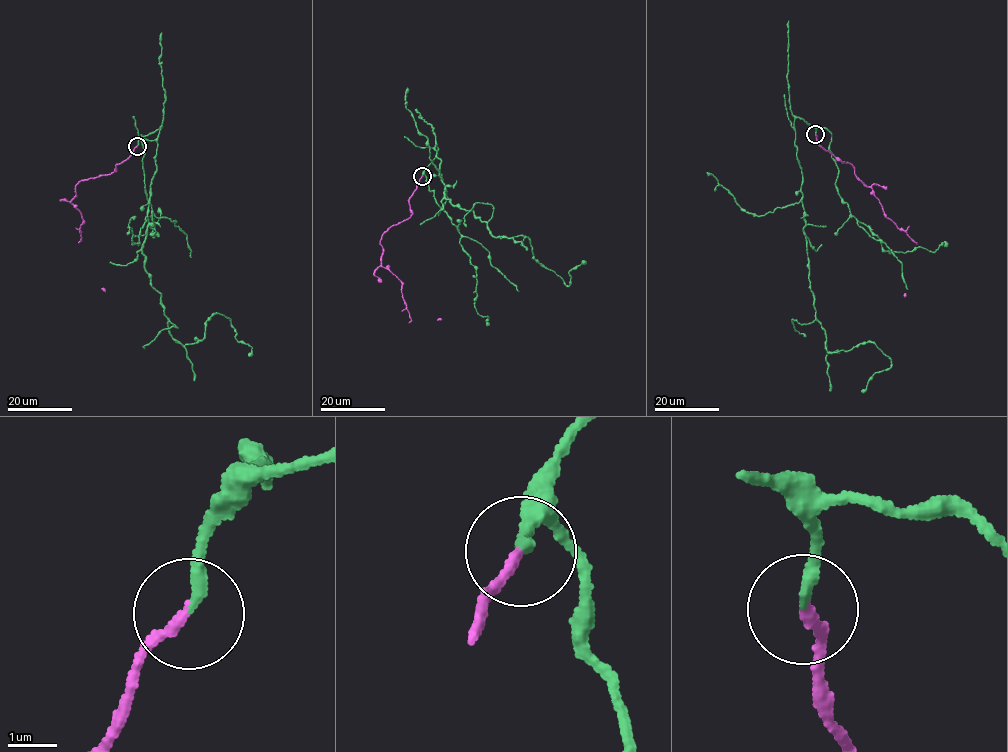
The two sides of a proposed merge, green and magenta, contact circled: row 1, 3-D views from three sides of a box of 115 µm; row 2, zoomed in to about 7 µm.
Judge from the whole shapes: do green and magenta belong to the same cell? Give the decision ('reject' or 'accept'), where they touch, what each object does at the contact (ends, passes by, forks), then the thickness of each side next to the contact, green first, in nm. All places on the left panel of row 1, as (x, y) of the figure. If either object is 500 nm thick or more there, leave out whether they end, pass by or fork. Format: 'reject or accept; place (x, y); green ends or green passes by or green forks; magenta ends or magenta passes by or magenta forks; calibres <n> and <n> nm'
accept; place (137, 146); green ends; magenta ends; calibres 240 and 200 nm

